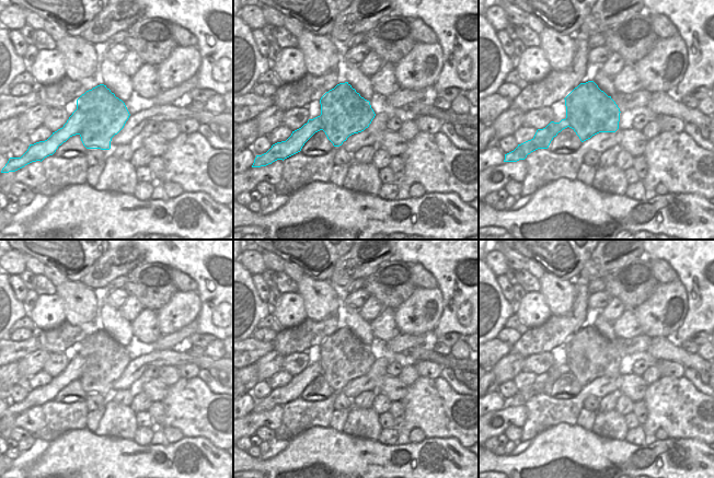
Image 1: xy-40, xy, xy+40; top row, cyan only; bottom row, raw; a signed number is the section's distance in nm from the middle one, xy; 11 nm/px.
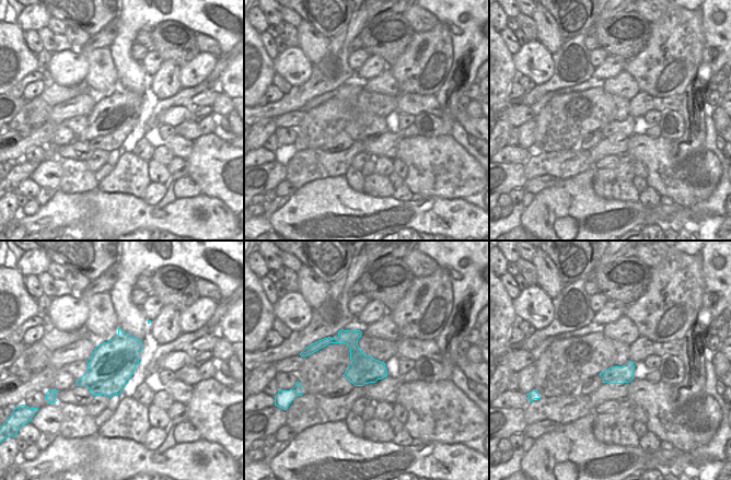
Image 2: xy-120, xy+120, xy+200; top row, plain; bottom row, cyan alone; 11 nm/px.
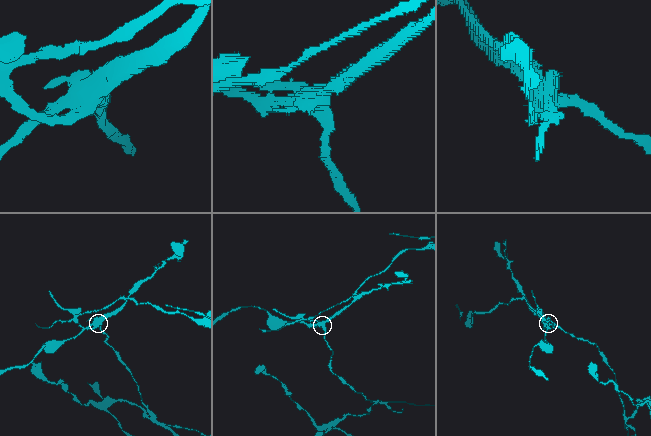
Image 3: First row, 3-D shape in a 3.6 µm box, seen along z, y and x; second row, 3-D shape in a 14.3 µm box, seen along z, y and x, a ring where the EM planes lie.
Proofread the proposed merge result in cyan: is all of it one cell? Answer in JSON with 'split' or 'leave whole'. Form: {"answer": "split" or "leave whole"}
{"answer": "split"}

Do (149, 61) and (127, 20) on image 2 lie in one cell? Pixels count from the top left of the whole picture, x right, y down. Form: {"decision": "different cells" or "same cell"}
{"decision": "different cells"}

